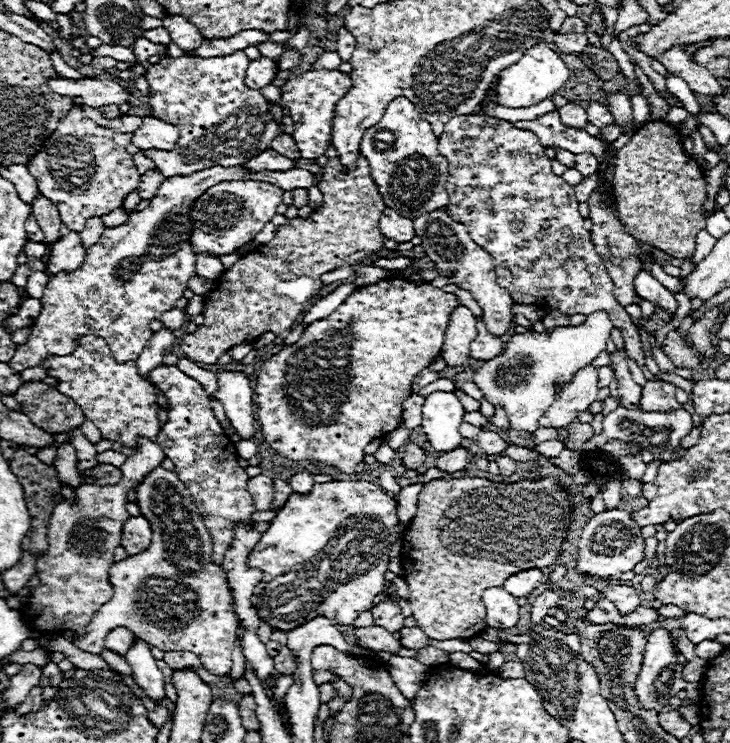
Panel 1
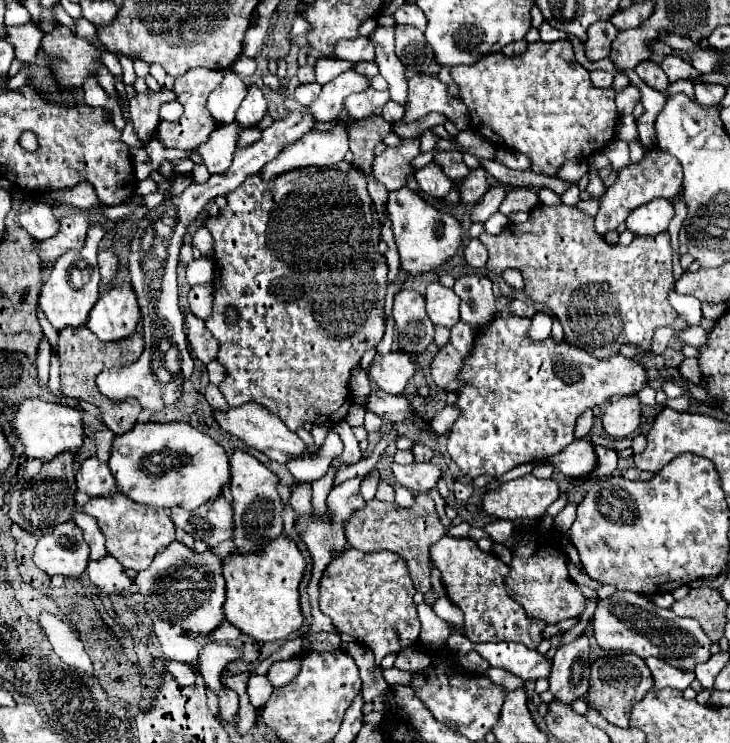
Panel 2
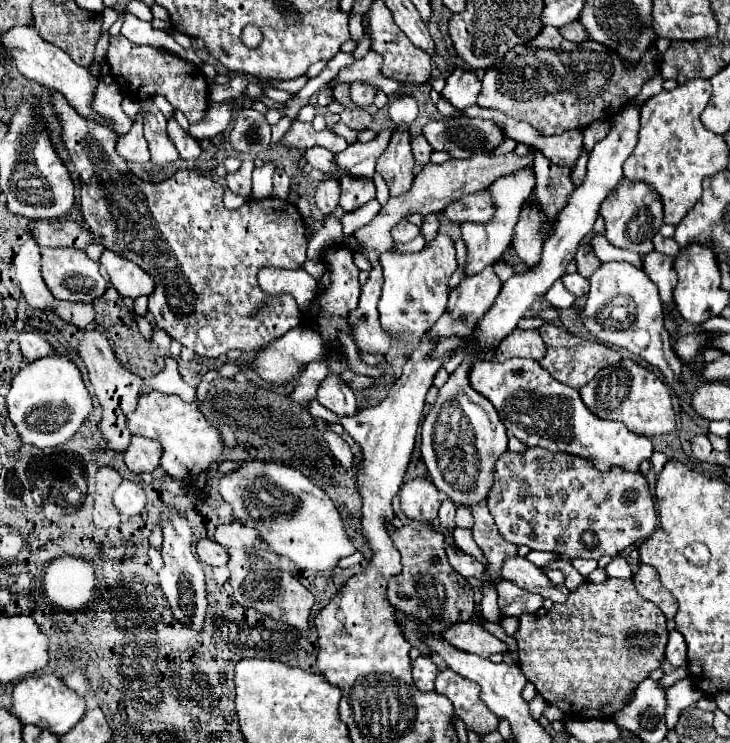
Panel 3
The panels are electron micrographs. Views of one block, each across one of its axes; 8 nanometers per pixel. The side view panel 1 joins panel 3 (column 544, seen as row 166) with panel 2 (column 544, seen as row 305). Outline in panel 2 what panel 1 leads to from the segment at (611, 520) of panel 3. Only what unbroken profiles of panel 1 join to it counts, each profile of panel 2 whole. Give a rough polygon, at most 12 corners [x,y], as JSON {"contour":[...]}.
{"contour":[[516,532],[506,588],[528,616],[578,618],[562,532]]}

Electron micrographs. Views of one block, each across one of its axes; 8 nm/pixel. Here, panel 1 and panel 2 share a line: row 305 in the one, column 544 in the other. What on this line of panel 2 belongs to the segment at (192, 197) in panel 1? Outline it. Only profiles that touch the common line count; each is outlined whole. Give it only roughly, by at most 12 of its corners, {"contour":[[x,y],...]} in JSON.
{"contour":[[568,40],[450,68],[470,130],[536,174],[616,136]]}

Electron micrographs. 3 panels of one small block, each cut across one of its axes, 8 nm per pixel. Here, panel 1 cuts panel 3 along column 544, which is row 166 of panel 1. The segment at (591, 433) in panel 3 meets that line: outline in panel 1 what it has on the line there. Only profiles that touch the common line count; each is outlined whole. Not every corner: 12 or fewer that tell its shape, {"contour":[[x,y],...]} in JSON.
{"contour":[[410,100],[360,144],[388,208],[448,204],[448,160]]}

